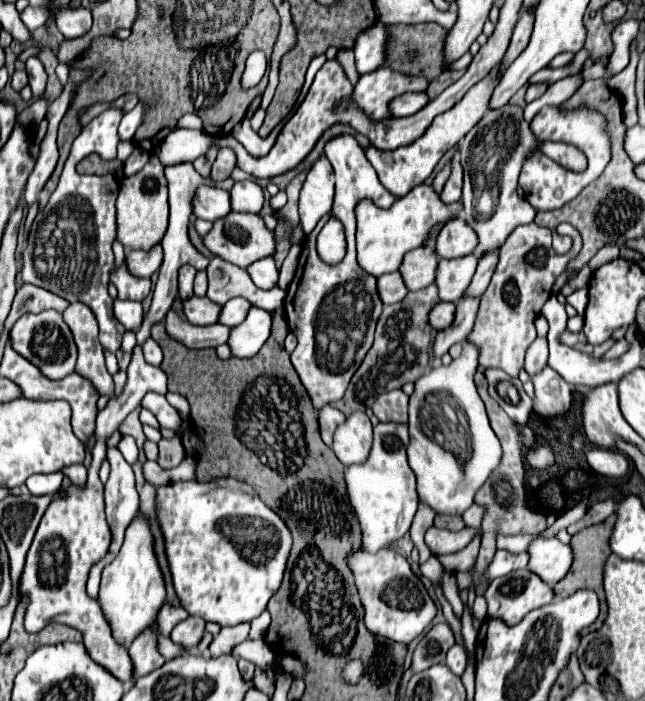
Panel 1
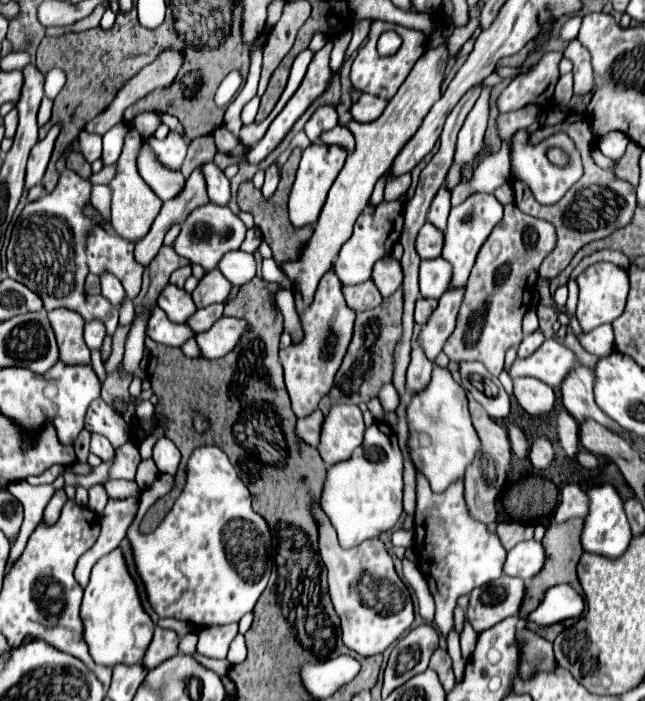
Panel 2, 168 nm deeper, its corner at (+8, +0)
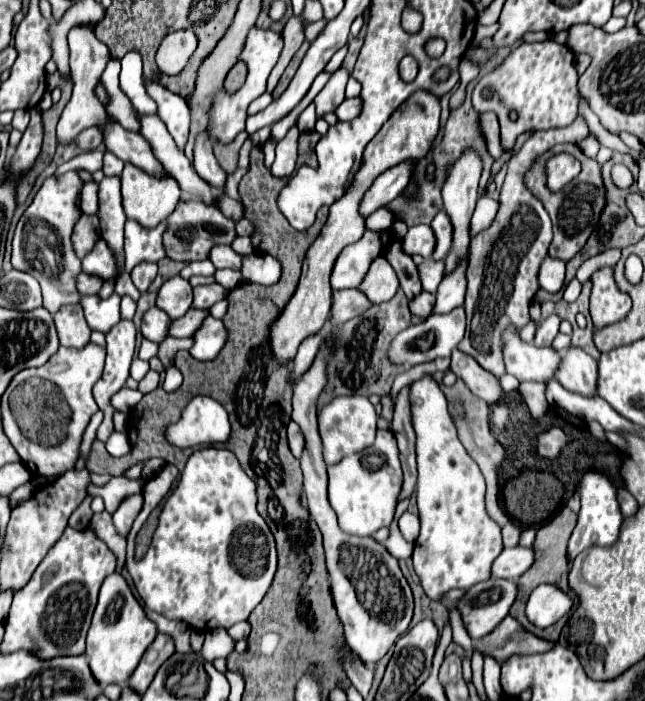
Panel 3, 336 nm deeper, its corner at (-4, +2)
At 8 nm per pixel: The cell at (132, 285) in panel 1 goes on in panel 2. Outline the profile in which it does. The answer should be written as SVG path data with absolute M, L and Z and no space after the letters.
M96 226L88 234L86 260L92 274L100 276L102 272L112 272L122 282L130 300L138 296L144 266L134 260L134 242Z

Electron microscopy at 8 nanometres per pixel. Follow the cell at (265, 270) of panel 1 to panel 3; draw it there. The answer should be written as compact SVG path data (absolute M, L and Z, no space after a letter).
M216 246L216 250L212 250L210 260L216 268L230 268L230 270L240 270L242 268L242 254L236 254L230 246Z

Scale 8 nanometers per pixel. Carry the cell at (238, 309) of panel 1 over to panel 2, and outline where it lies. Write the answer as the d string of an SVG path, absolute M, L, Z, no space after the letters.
M212 304L208 308L196 310L196 314L186 320L186 324L190 326L190 330L194 330L194 334L206 332L218 318L222 318L222 310L224 310L224 304Z

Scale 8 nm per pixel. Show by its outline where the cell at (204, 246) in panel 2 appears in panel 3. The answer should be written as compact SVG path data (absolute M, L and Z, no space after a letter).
M188 200L180 202L172 216L166 220L168 230L164 234L164 246L166 256L180 262L192 262L192 260L206 260L210 256L210 250L218 244L232 244L236 234L236 222L232 218L226 218L218 206L204 204L200 200Z

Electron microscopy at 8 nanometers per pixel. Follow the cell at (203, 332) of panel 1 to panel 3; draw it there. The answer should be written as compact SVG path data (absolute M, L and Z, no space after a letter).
M150 308L144 316L144 322L142 322L142 334L144 338L152 340L152 342L162 342L168 338L168 330L170 330L170 324L172 320L168 318L168 314L164 314L160 308Z

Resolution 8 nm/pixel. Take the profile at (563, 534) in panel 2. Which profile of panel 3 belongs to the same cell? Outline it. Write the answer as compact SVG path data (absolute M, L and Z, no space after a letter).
M564 508L564 510L560 510L560 514L550 522L550 524L546 524L546 526L542 526L538 532L536 532L536 542L534 542L534 550L536 550L536 562L534 562L534 566L532 566L532 570L528 570L528 574L524 574L522 578L520 578L520 582L518 582L518 598L516 598L516 602L514 602L514 606L512 606L512 610L510 610L510 614L526 628L532 634L544 638L548 641L557 641L561 630L567 624L572 612L562 617L557 623L554 625L547 627L545 629L540 629L533 624L530 623L530 620L526 618L526 612L524 612L524 608L526 608L526 602L528 602L528 596L532 594L532 590L536 588L536 586L540 586L540 584L556 584L556 586L560 586L562 590L568 590L568 572L570 572L570 560L568 560L568 540L570 540L570 536L572 536L572 530L574 530L574 526L576 526L576 522L578 522L578 516L570 510L570 508Z

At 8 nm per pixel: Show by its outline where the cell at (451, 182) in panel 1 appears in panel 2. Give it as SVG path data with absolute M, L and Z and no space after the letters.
M440 188L438 194L432 200L430 210L428 210L428 222L444 232L446 220L448 220L448 212L450 212L450 192L446 188Z

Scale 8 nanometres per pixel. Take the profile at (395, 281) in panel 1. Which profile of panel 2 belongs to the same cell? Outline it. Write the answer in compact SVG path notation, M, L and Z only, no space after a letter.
M372 280L356 284L356 286L344 286L344 300L348 308L354 312L364 312L370 308L376 308L382 302L382 296Z

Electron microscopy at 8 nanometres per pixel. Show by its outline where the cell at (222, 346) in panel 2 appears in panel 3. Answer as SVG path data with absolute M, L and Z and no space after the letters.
M208 316L204 320L204 326L200 326L200 330L194 334L194 346L190 354L198 360L212 360L220 354L226 342L228 342L228 330L224 322Z

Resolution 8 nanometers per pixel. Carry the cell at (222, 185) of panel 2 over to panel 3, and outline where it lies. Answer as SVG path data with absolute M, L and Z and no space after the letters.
M200 134L200 138L196 140L196 146L194 146L194 170L198 172L200 178L204 178L212 186L214 192L224 188L228 174L218 164L218 160L216 160L216 156L212 152L210 138L206 134Z

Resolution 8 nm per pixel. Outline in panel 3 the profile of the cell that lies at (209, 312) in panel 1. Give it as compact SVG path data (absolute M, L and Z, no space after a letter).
M174 276L166 280L158 292L156 306L162 308L172 320L182 318L192 308L192 286L188 280Z

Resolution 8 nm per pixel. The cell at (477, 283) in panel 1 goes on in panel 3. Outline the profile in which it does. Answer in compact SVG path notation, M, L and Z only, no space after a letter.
M456 308L456 310L446 312L446 314L432 314L426 320L422 320L420 324L410 326L408 330L402 330L398 334L398 338L392 340L388 356L396 364L412 364L412 366L422 364L422 362L432 362L440 356L450 356L452 350L464 338L464 328L466 328L464 308Z

